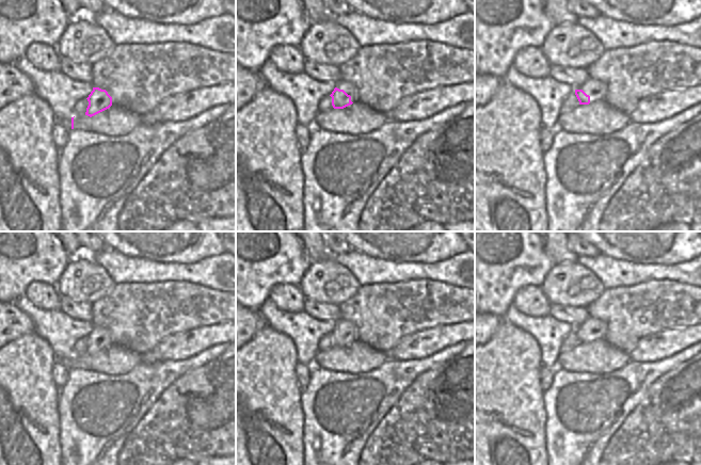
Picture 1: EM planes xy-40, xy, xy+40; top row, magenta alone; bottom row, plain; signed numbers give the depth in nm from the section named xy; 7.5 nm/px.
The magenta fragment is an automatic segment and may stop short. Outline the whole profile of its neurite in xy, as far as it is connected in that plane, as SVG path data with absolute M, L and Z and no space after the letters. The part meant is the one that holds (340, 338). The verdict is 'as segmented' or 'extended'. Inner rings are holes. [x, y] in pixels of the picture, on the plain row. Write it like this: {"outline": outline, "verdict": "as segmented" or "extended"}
{"outline": "M337 326L334 327L330 335L332 336L332 344L334 348L344 348L353 342L351 340L351 335L344 328Z", "verdict": "as segmented"}

